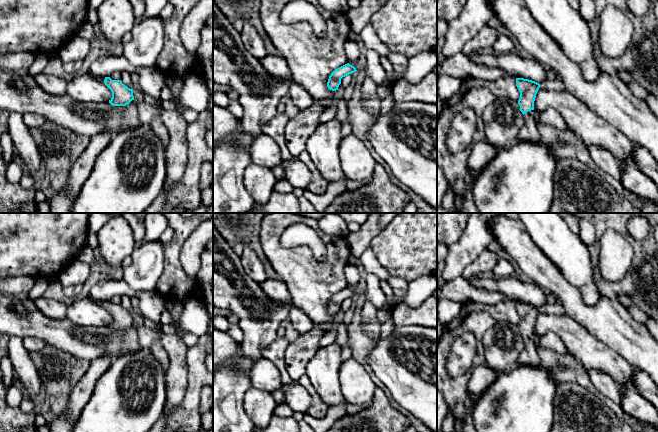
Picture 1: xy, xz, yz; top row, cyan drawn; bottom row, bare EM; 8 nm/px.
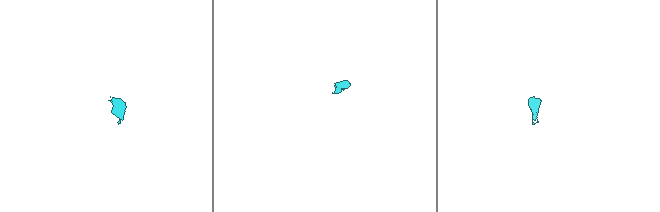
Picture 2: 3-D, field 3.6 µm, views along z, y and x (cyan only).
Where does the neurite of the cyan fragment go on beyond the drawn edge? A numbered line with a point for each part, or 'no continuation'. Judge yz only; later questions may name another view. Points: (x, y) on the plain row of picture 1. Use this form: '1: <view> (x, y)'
1: yz (528, 357)

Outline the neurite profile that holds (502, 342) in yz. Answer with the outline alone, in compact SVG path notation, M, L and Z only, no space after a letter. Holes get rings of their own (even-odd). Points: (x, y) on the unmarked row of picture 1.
M500 321L491 326L482 338L484 364L501 373L516 365L524 350L524 339L518 325Z

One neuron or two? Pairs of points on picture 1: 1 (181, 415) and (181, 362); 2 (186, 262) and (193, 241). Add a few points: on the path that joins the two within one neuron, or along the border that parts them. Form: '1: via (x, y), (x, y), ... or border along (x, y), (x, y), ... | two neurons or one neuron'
1: border along (187, 378), (184, 397), (168, 412), (166, 419) | two neurons
2: via (190, 257), (193, 246) | one neuron

